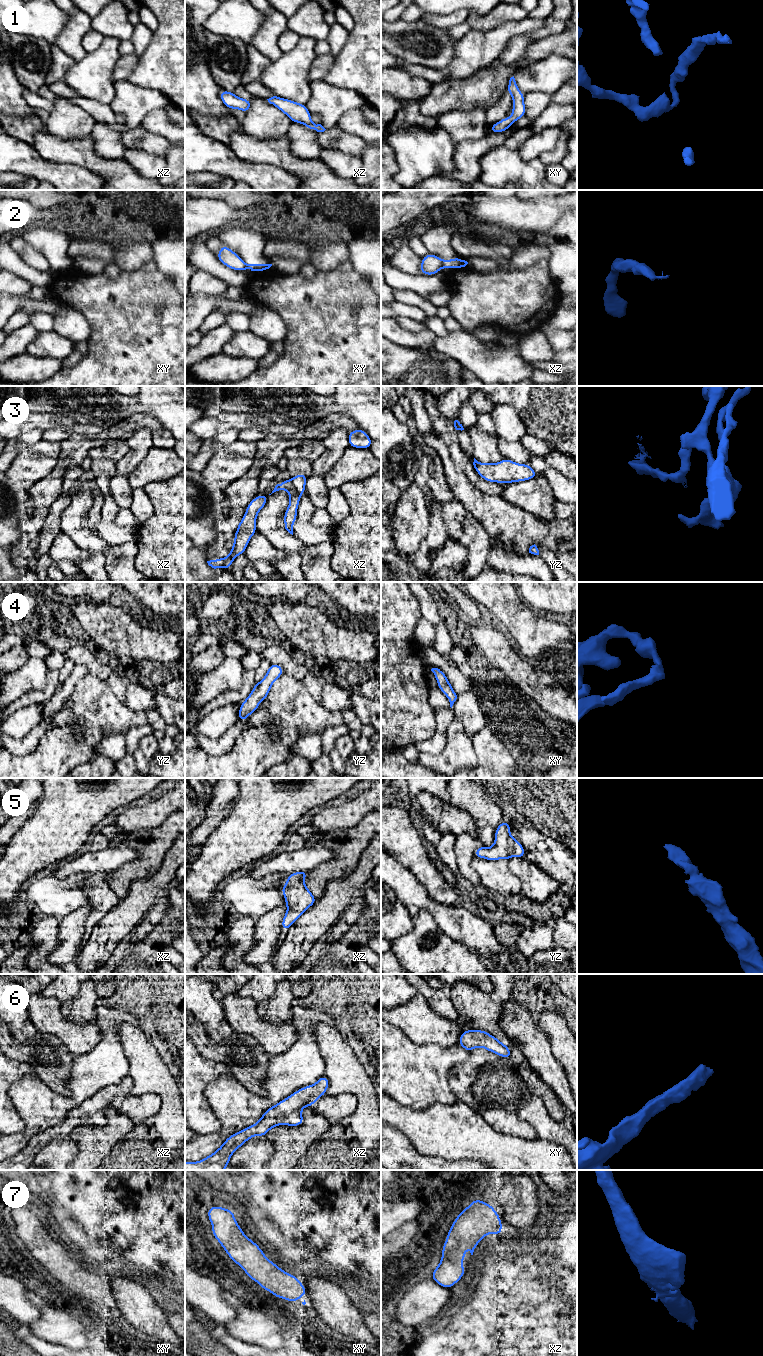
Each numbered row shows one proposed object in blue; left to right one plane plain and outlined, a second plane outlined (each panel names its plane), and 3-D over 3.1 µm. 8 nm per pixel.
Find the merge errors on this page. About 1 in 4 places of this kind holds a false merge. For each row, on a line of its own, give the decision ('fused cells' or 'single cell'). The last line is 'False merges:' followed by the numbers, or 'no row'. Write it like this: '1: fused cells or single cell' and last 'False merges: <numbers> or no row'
1: single cell
2: fused cells
3: fused cells
4: single cell
5: single cell
6: single cell
7: single cell
False merges: 2, 3

